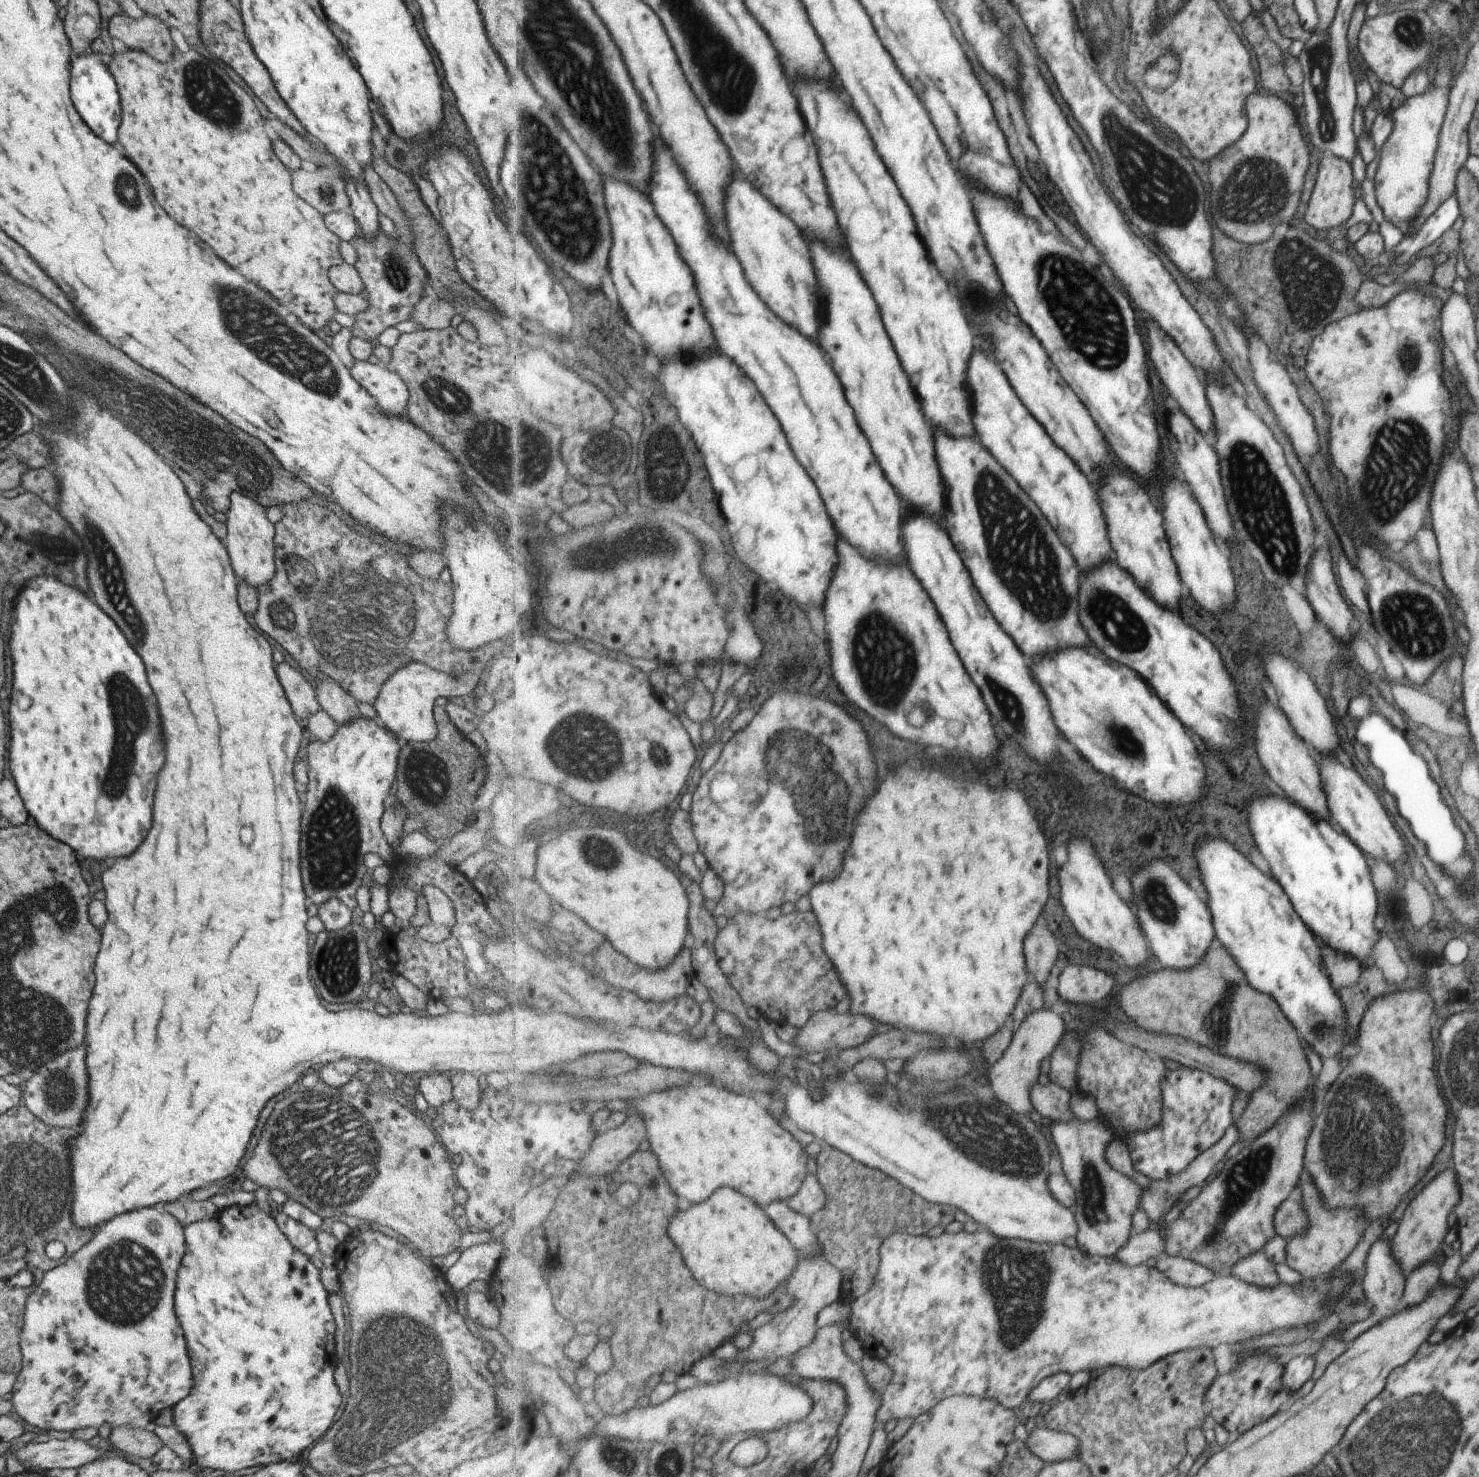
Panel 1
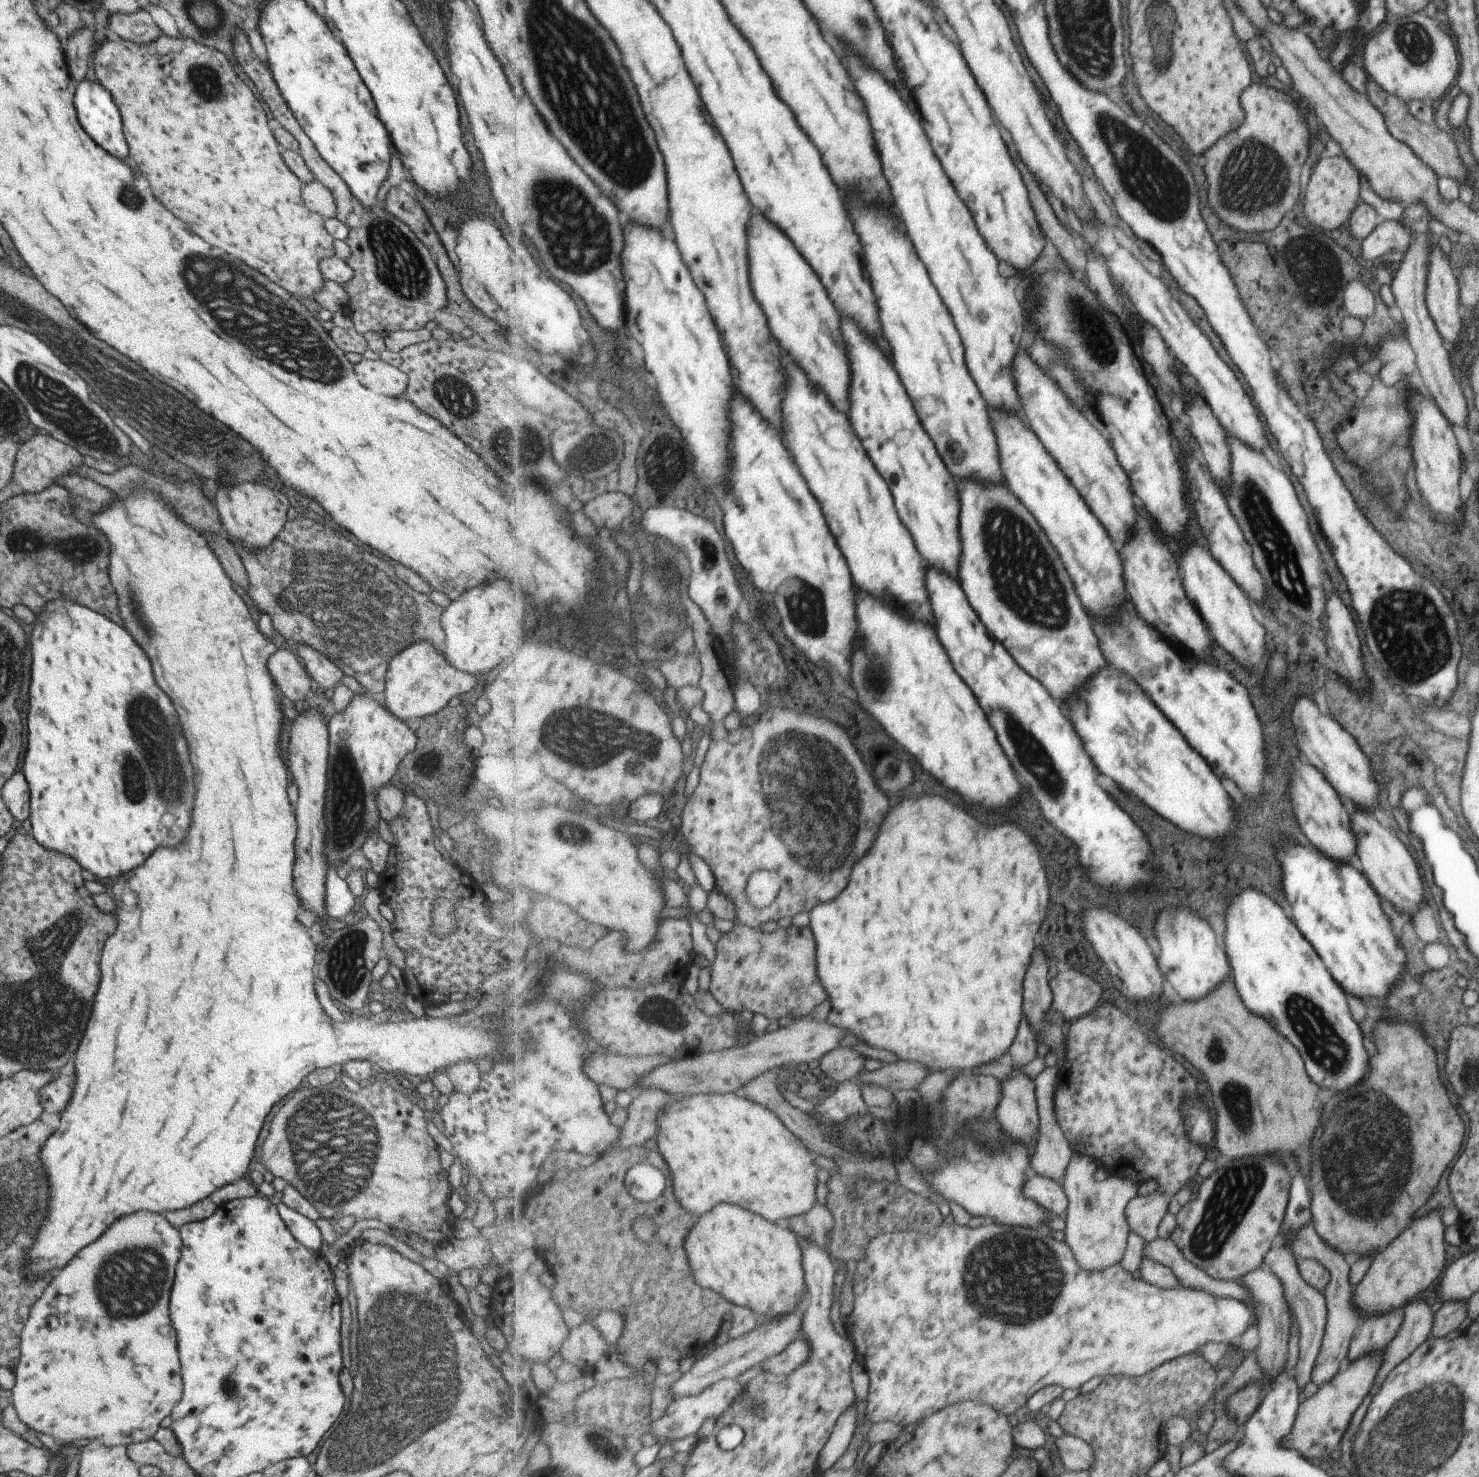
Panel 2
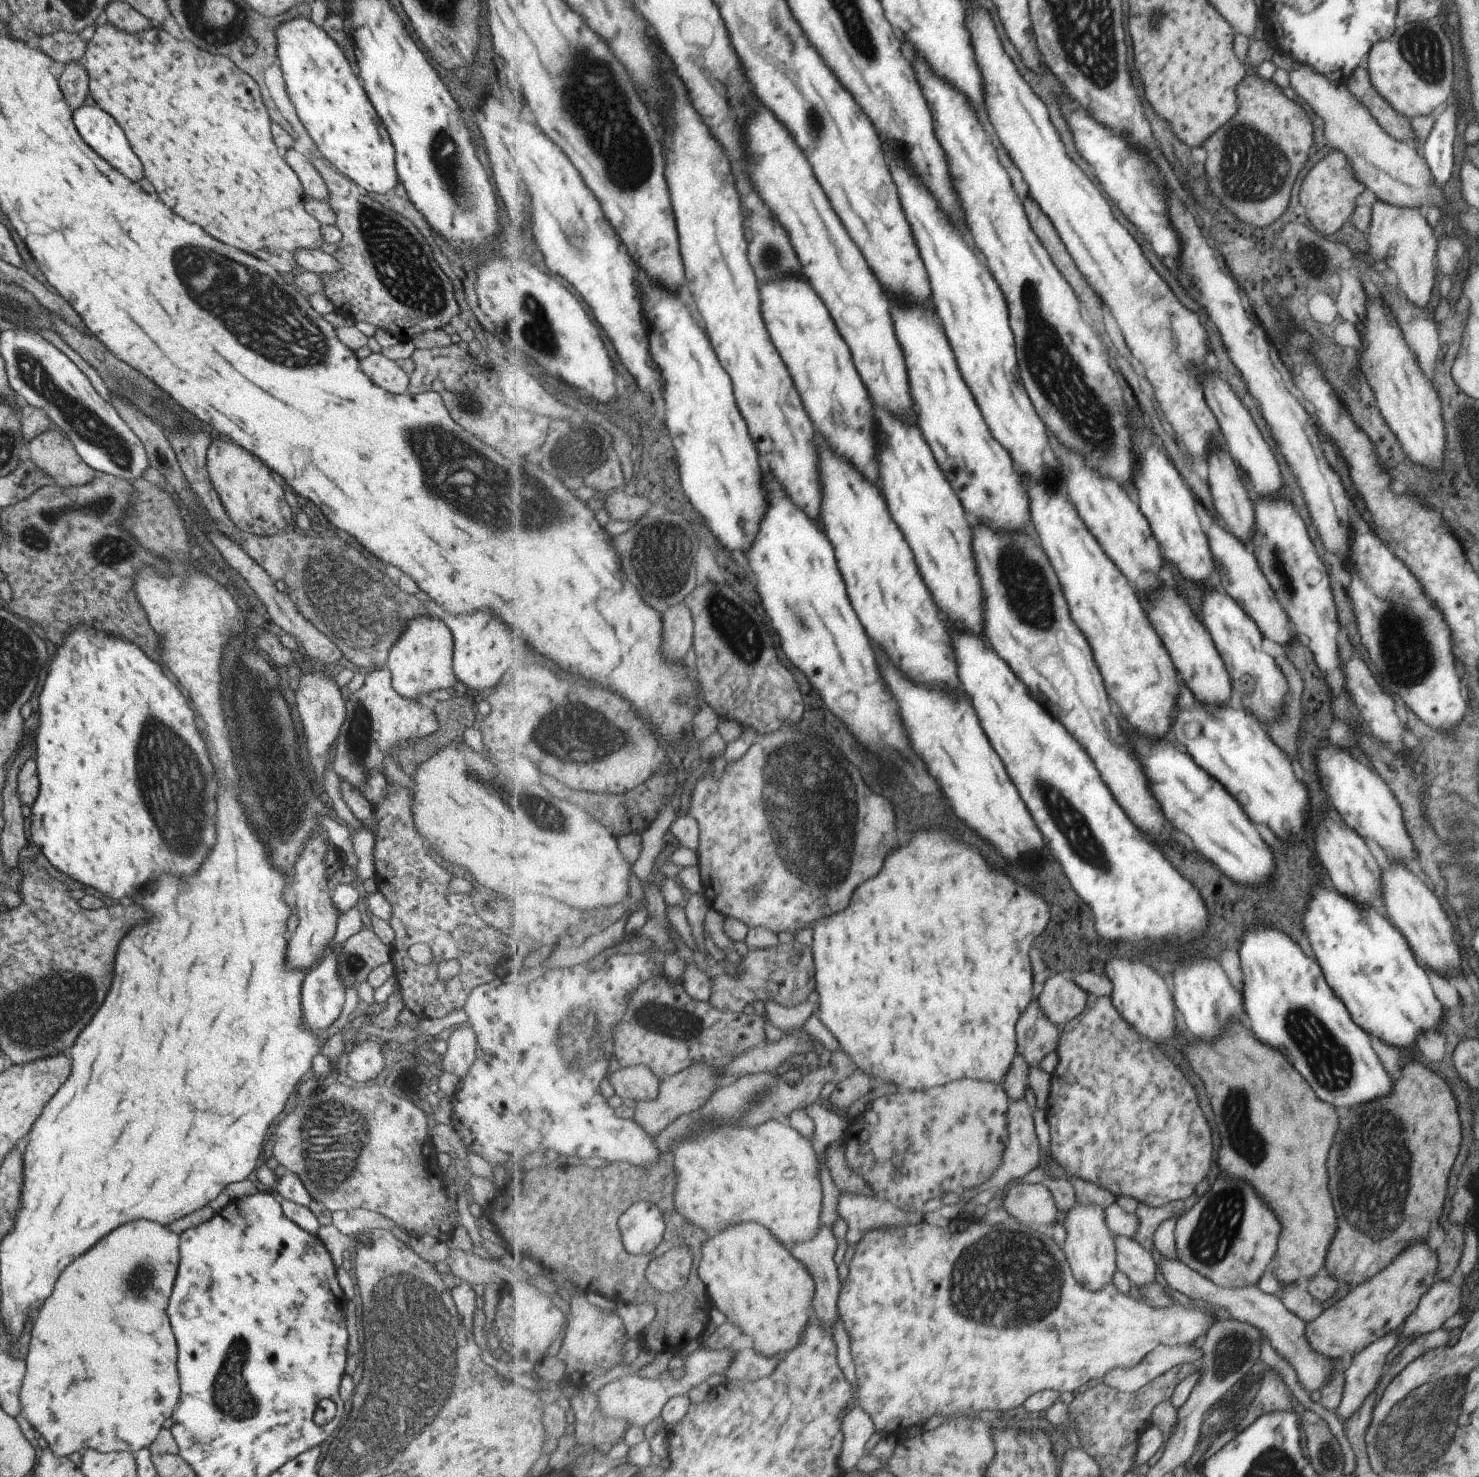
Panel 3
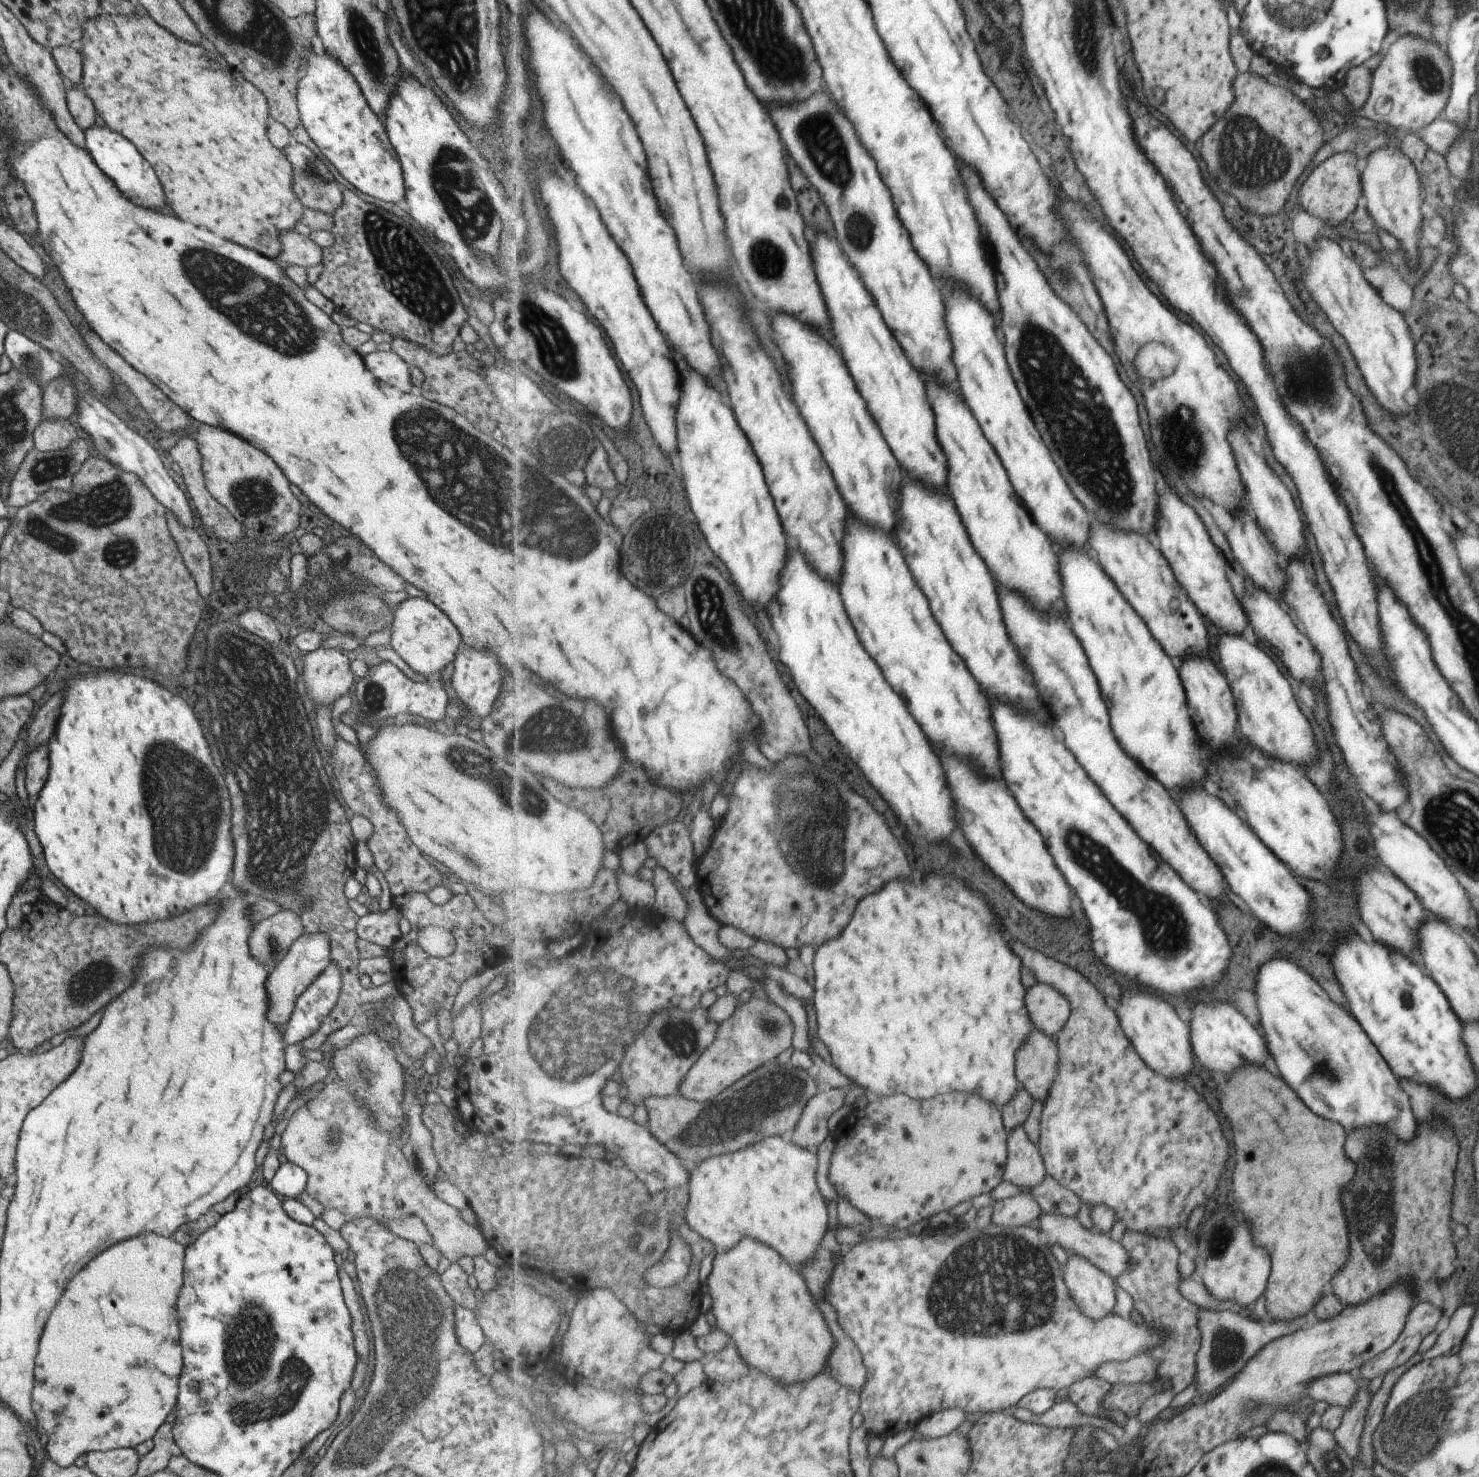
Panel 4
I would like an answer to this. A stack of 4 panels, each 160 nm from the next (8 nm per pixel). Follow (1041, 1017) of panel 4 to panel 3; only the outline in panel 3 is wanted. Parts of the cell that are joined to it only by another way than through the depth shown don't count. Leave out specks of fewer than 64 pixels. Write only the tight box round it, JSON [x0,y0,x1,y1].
[1036,973,1088,1025]

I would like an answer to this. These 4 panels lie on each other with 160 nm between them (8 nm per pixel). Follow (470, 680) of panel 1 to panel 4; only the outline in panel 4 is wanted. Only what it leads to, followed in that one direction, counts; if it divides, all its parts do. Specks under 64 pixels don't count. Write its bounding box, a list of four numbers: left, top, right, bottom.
[387,596,461,678]

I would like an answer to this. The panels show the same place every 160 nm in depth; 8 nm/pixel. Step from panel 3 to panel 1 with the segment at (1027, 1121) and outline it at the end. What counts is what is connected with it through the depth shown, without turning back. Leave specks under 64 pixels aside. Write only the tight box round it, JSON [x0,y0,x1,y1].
[987,1009,1065,1116]

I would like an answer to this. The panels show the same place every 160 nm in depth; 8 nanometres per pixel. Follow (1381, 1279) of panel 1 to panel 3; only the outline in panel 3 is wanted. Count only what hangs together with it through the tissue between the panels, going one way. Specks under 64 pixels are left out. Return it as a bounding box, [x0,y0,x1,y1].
[1335,1332,1398,1421]

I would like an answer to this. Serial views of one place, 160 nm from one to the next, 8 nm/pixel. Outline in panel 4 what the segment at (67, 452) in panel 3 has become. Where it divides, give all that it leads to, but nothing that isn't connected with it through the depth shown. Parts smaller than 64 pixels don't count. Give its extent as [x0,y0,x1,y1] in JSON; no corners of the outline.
[32,417,79,451]

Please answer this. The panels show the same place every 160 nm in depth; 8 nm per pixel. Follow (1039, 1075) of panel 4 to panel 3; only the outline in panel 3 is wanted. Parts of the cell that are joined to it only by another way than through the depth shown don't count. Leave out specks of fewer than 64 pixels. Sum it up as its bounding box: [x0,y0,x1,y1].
[1016,998,1061,1070]

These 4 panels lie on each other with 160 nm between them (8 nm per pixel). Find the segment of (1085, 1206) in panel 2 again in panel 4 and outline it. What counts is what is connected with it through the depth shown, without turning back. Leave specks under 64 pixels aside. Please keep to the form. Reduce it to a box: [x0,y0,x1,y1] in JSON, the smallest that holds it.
[1064,1253,1119,1321]

